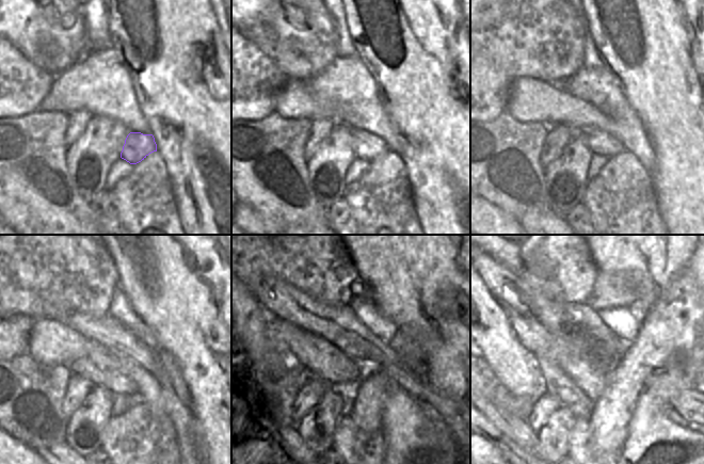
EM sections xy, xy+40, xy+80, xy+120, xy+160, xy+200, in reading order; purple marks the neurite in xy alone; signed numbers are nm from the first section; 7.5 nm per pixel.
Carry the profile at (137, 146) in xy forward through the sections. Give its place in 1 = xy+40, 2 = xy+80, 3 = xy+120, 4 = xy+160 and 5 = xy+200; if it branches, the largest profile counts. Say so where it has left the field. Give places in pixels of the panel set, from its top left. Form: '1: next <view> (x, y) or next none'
1: next xy+40 (297, 100)
2: next xy+80 (529, 99)
3: next xy+120 (50, 342)
4: next xy+160 (319, 356)
5: next xy+200 (500, 282)

